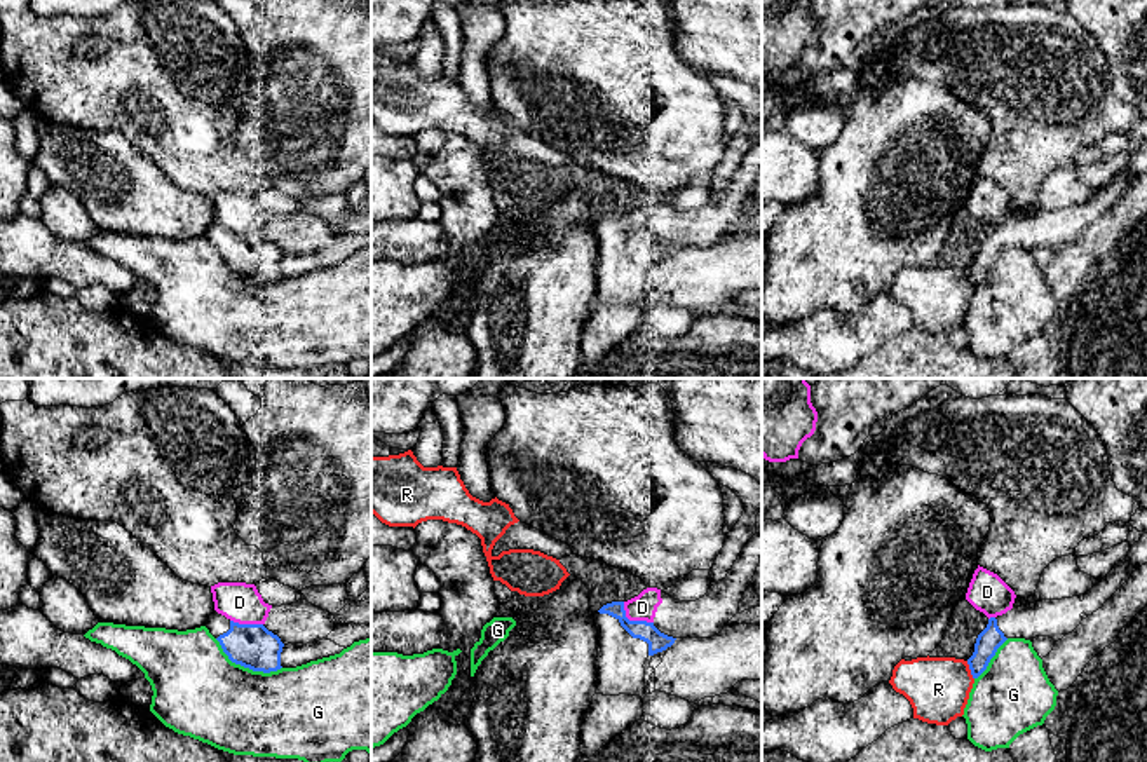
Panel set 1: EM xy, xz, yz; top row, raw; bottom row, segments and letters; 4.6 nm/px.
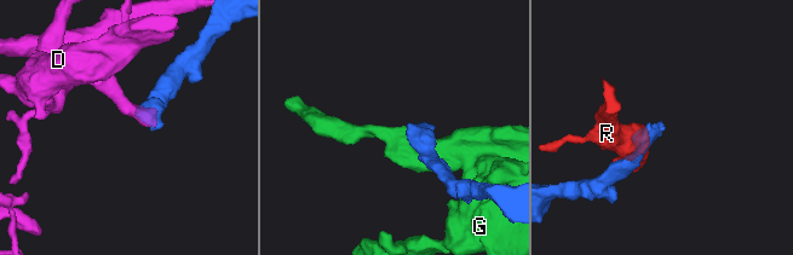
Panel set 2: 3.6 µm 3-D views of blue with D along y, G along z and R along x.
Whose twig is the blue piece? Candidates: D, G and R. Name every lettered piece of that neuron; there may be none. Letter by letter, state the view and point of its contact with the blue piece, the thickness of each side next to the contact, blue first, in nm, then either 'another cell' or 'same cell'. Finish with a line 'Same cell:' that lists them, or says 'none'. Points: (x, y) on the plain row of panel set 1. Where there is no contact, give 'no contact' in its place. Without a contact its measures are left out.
D: meets blue in xz at (633, 231); 90 nm thick on the blue side, 120 nm on the other; another cell
G: meets blue in xy at (246, 276); 200 nm thick on the blue side, 420 nm on the other; another cell
R: meets blue in yz at (970, 278); 110 nm thick on the blue side, 280 nm on the other; another cell
Same cell: none

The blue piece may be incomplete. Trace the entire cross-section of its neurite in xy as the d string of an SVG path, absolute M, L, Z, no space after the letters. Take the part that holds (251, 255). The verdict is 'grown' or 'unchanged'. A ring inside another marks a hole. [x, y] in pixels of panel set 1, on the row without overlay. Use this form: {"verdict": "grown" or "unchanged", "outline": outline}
{"verdict": "grown", "outline": "M214 220L204 235L220 251L232 272L263 282L282 277L284 253L263 234L239 234Z"}

